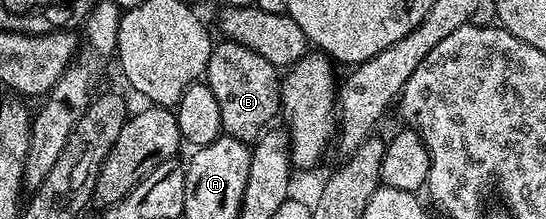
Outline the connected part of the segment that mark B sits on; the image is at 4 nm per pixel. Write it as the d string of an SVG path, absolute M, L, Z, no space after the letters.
M230 41L216 42L211 49L207 62L205 82L213 89L217 105L221 105L221 125L224 135L232 135L237 141L254 145L272 126L271 123L280 114L281 71L261 53L253 53L240 43Z

